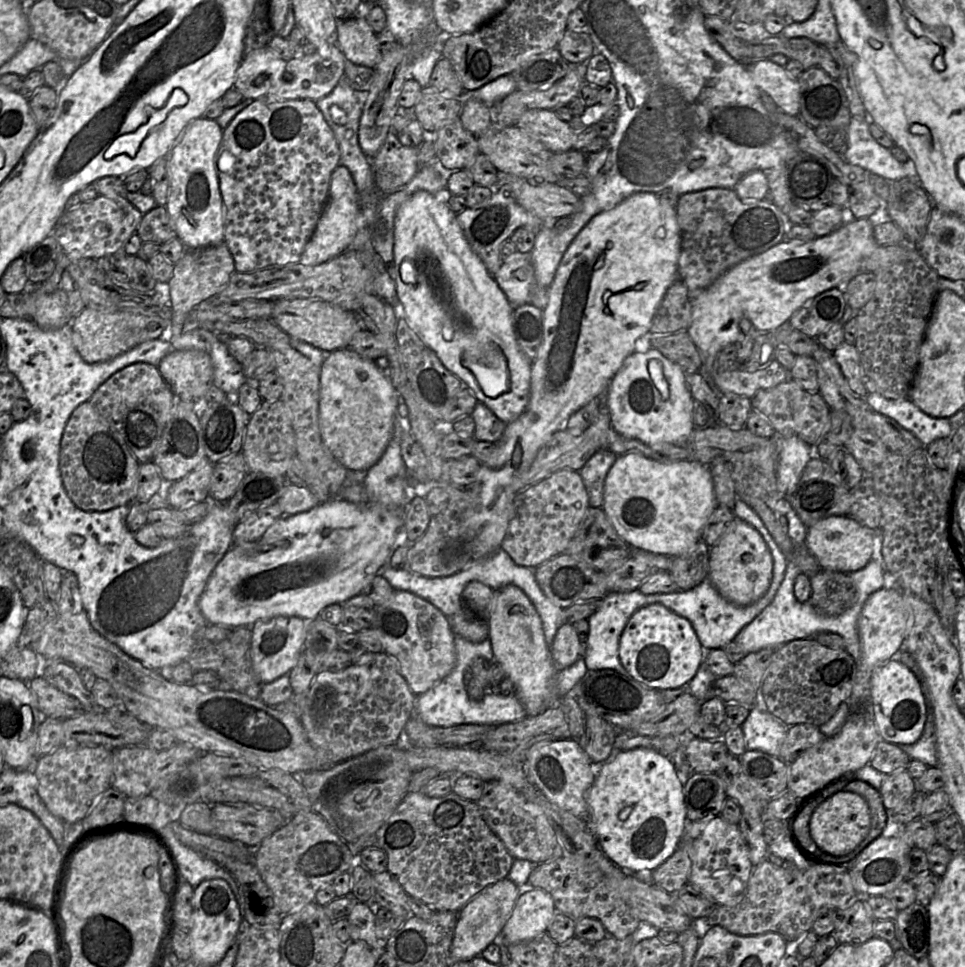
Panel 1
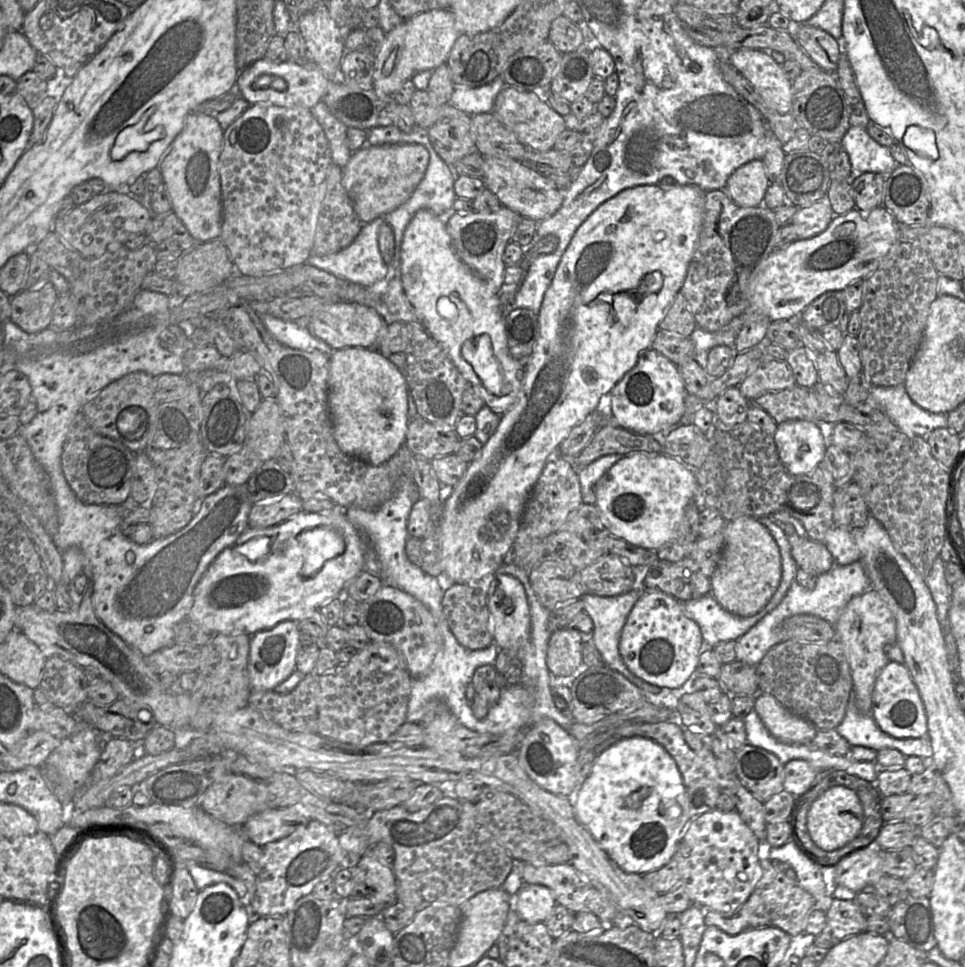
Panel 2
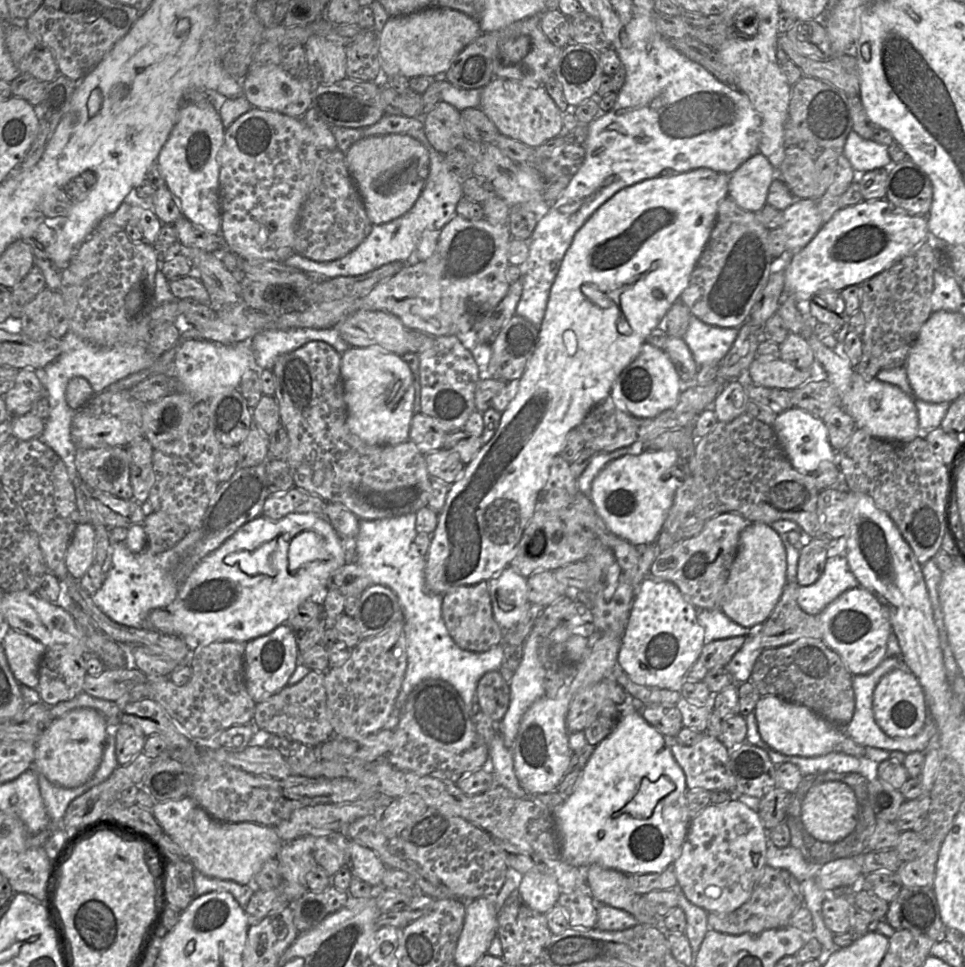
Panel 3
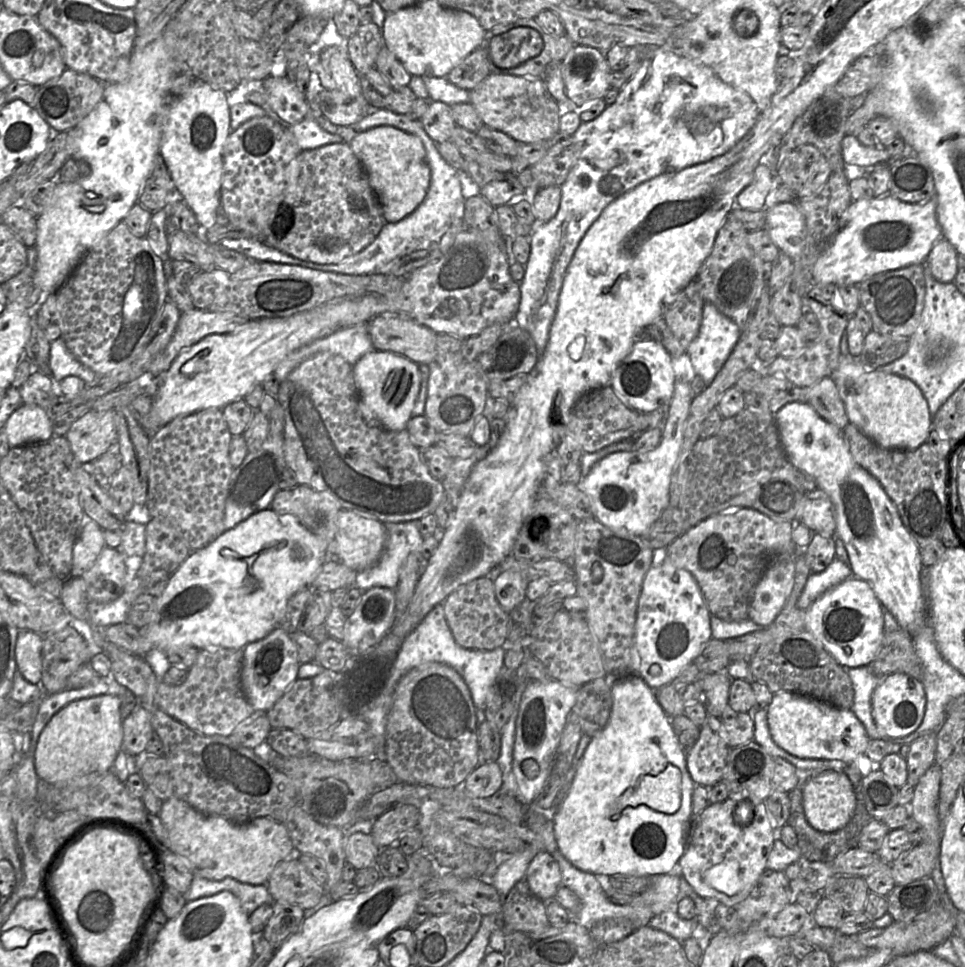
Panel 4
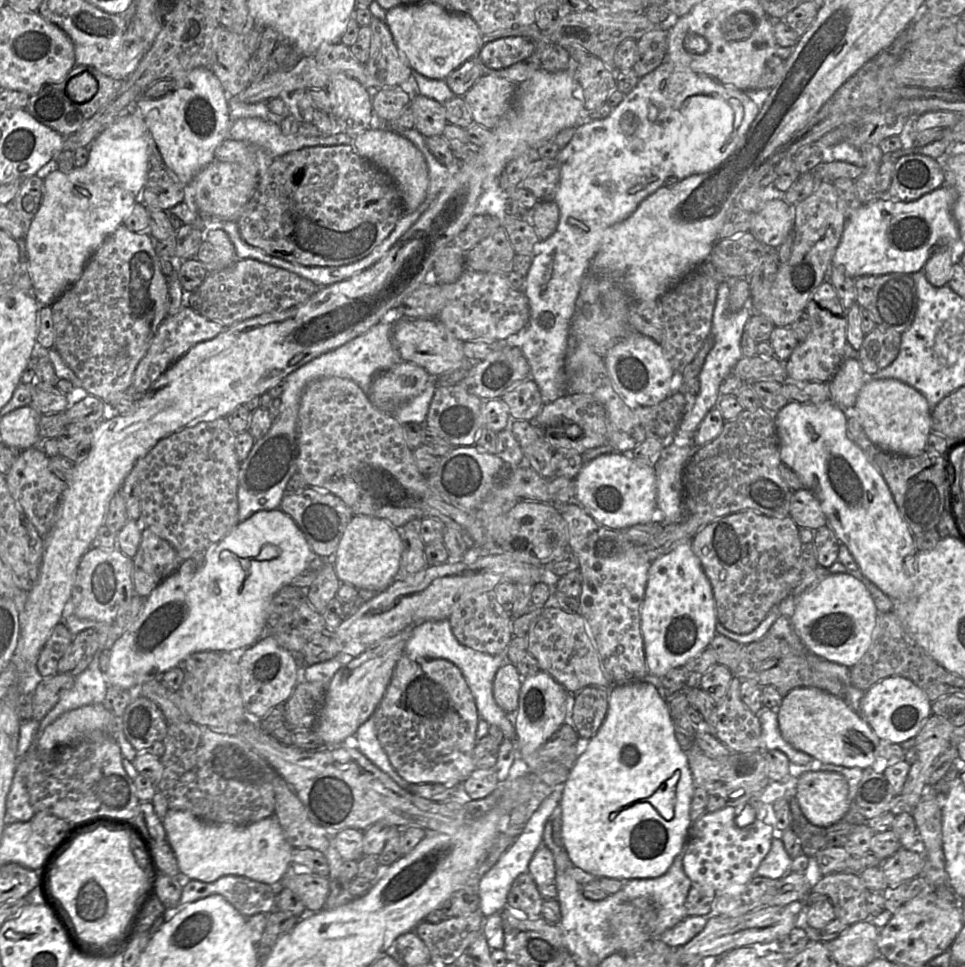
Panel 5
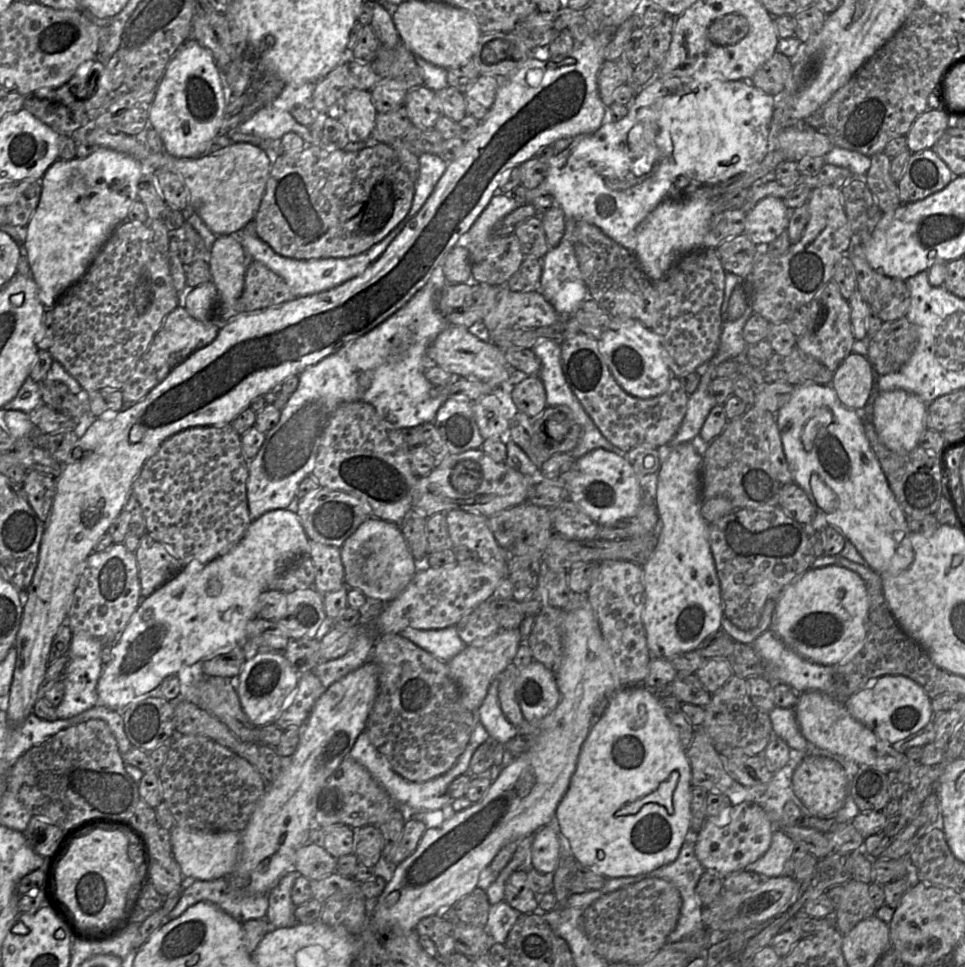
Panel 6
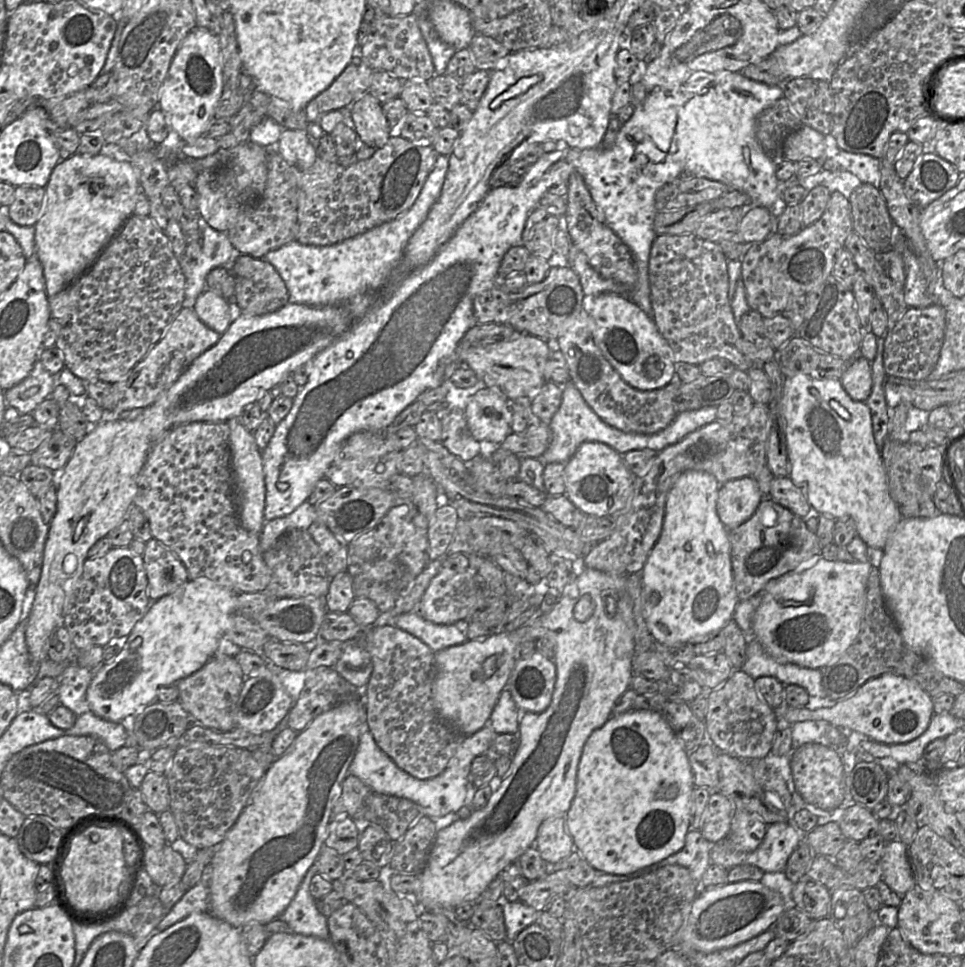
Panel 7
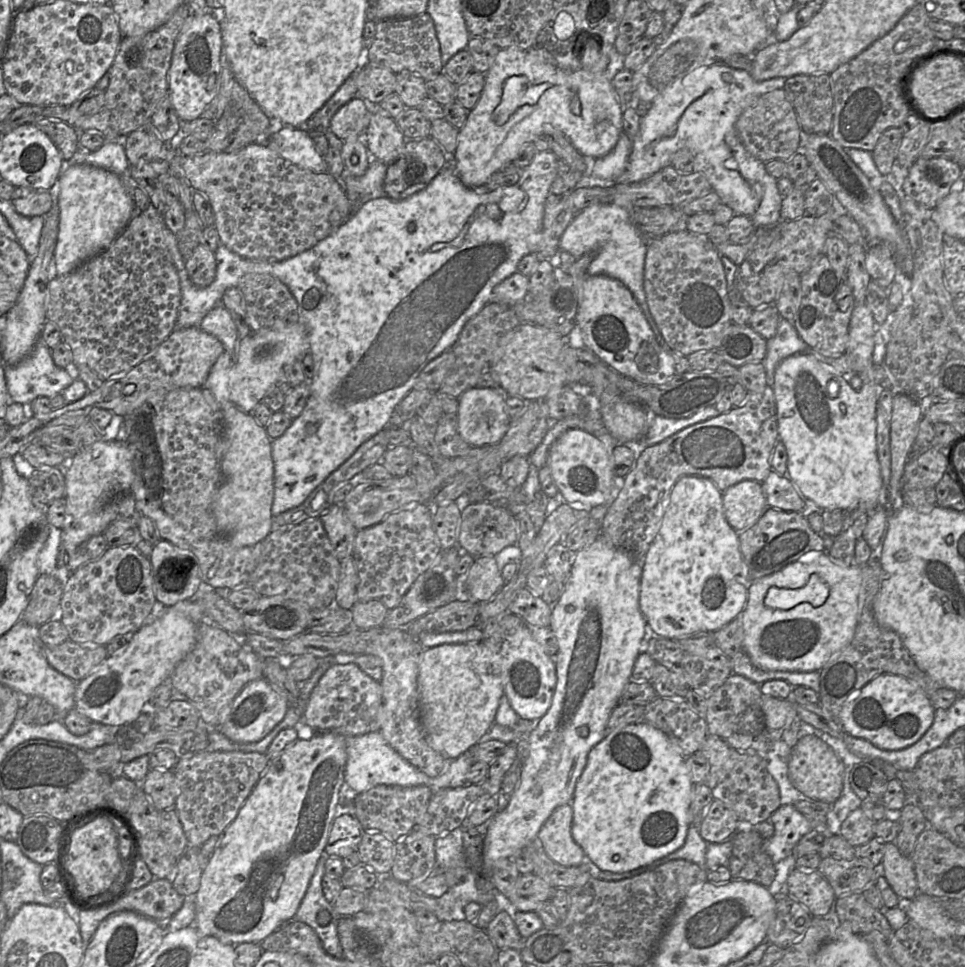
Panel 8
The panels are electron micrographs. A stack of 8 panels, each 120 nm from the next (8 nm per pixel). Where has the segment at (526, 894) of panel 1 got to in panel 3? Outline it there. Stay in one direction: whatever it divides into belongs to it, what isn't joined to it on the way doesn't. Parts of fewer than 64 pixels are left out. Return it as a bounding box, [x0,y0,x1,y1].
[517,871,560,914]

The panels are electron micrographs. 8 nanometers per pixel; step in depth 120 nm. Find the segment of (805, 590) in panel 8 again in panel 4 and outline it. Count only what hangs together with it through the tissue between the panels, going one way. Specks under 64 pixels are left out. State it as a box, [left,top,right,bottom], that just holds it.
[805,576,884,666]

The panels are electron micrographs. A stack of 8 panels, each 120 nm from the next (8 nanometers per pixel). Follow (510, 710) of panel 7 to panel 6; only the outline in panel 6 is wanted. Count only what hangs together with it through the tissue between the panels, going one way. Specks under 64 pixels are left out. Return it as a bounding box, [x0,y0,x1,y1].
[477,676,518,744]

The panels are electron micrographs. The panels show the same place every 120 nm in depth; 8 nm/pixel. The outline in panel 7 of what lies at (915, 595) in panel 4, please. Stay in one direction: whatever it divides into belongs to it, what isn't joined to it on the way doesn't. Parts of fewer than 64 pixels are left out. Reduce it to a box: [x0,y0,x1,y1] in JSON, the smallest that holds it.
[781,373,902,549]

